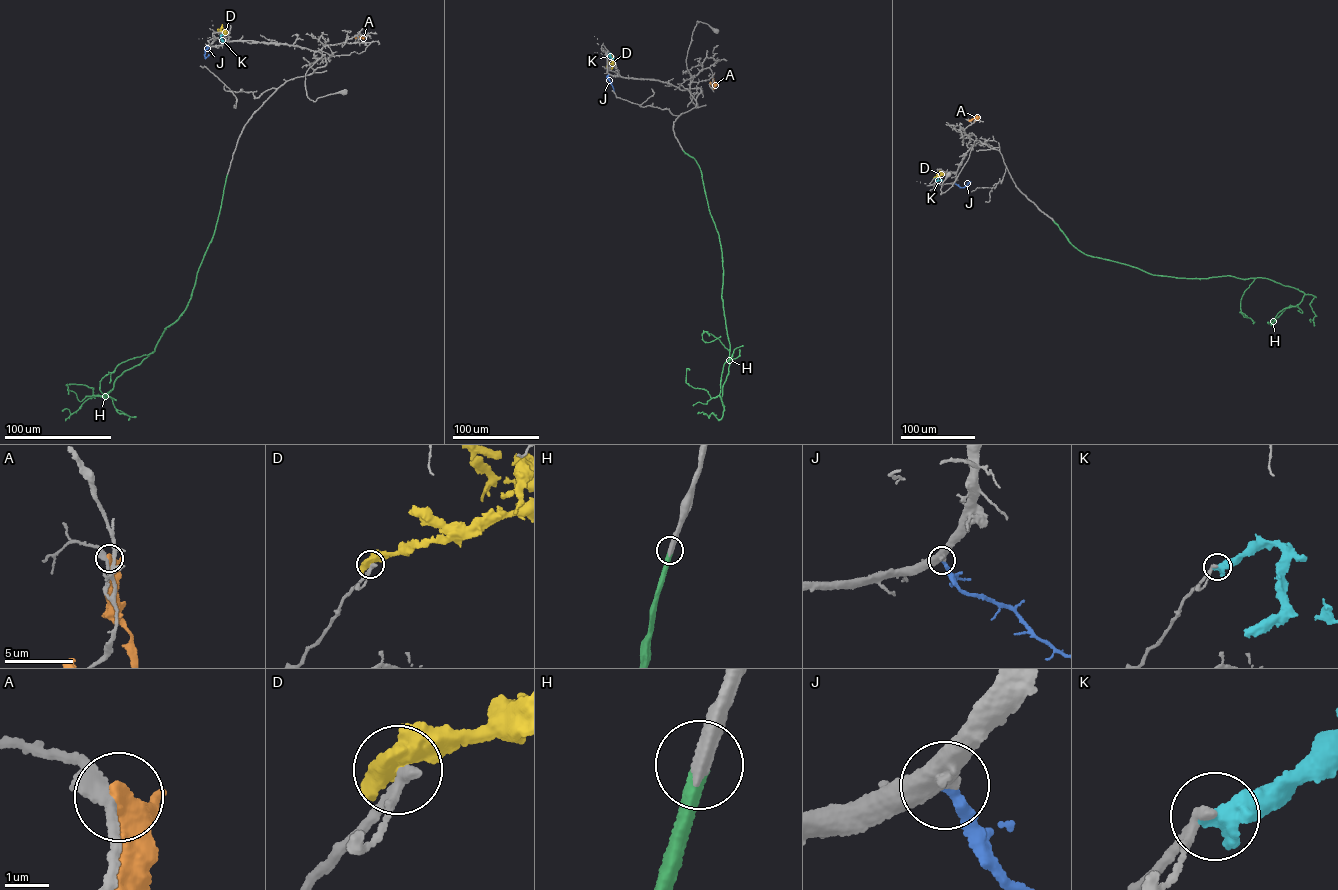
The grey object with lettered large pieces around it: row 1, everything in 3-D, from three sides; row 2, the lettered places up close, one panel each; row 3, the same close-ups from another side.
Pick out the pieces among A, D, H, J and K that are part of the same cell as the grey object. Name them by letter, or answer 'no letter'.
H, J

